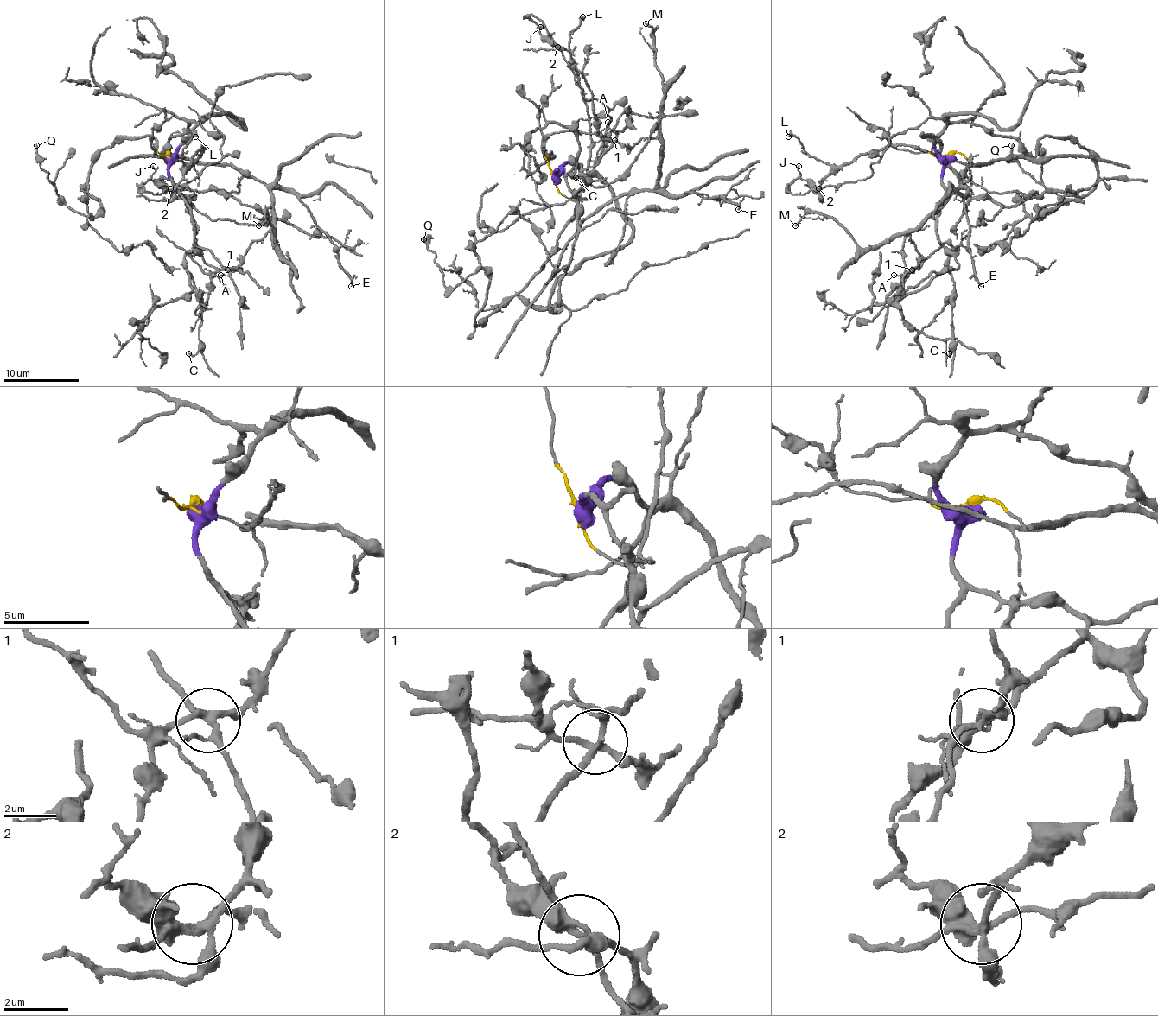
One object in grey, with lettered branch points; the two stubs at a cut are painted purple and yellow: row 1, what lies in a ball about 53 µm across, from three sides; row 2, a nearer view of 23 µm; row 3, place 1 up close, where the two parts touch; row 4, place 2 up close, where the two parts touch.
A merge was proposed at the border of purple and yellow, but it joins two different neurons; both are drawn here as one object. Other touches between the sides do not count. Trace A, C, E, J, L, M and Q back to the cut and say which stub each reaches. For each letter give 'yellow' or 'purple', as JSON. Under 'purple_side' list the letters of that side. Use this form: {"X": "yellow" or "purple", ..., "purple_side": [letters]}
{"A": "purple", "C": "purple", "E": "yellow", "J": "yellow", "L": "yellow", "M": "yellow", "Q": "purple", "purple_side": ["A", "C", "Q"]}

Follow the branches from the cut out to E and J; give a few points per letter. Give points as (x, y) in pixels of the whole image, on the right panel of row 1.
E: (947, 155), (961, 152), (974, 165), (991, 163), (972, 163), (963, 182), (968, 246), (982, 285)
J: (947, 155), (961, 152), (972, 163), (913, 146), (887, 144), (835, 168), (817, 189), (803, 180), (798, 165)

